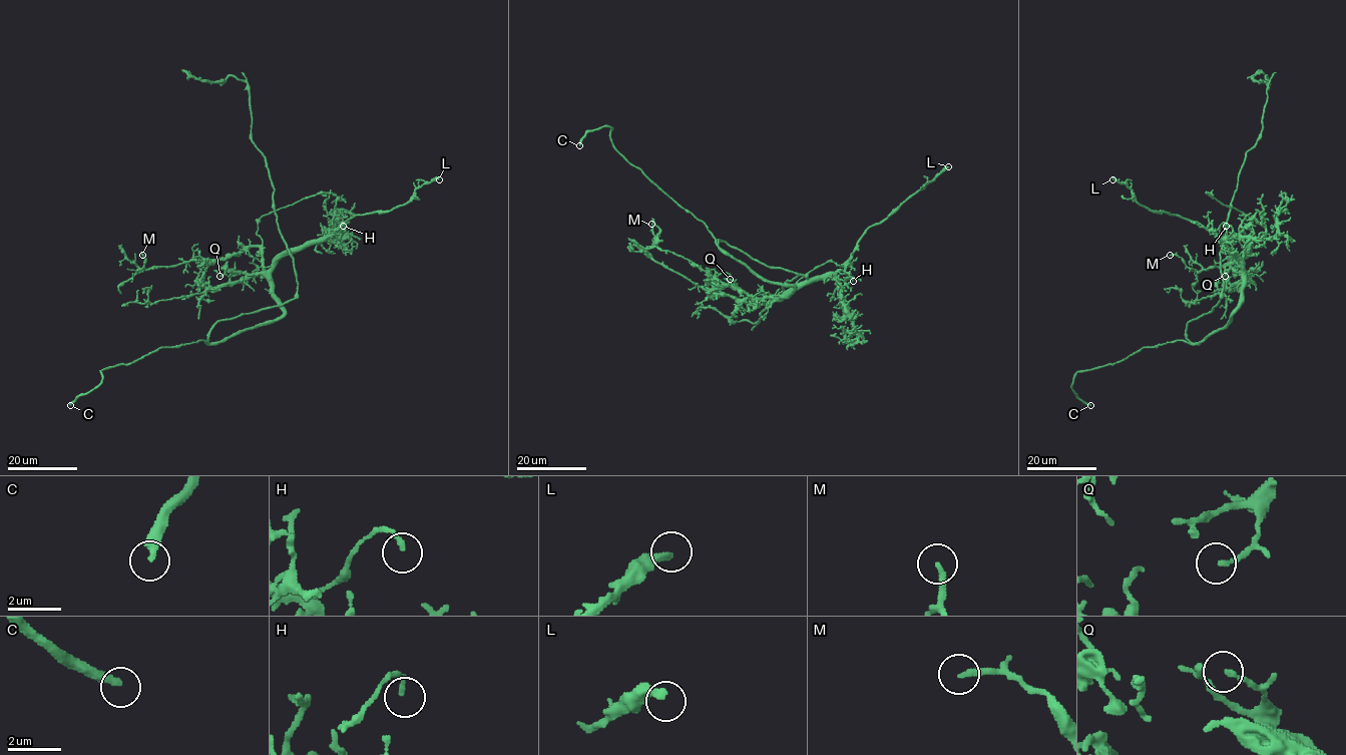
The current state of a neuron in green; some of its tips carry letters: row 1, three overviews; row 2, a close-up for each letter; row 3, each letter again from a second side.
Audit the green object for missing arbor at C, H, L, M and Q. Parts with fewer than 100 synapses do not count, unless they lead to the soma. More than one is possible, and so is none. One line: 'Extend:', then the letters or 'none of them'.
Extend: C

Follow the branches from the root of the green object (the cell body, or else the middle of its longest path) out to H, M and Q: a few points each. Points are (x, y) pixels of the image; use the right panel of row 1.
H: (1187, 325), (1186, 337), (1199, 343), (1229, 321), (1240, 298), (1243, 265), (1216, 237), (1219, 227), (1226, 226)
M: (1187, 325), (1186, 337), (1199, 343), (1229, 321), (1250, 246), (1240, 260), (1199, 272), (1170, 255)
Q: (1187, 325), (1186, 337), (1193, 343), (1199, 343), (1229, 321), (1240, 298), (1244, 273), (1231, 268), (1225, 276)

